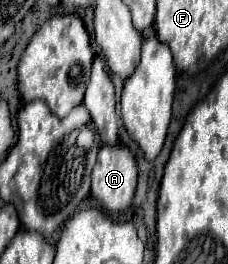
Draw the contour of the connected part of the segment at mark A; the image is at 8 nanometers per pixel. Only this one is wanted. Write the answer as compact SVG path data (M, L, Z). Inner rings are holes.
M103 145L91 175L91 195L107 211L123 211L131 205L137 183L137 159L125 145Z

